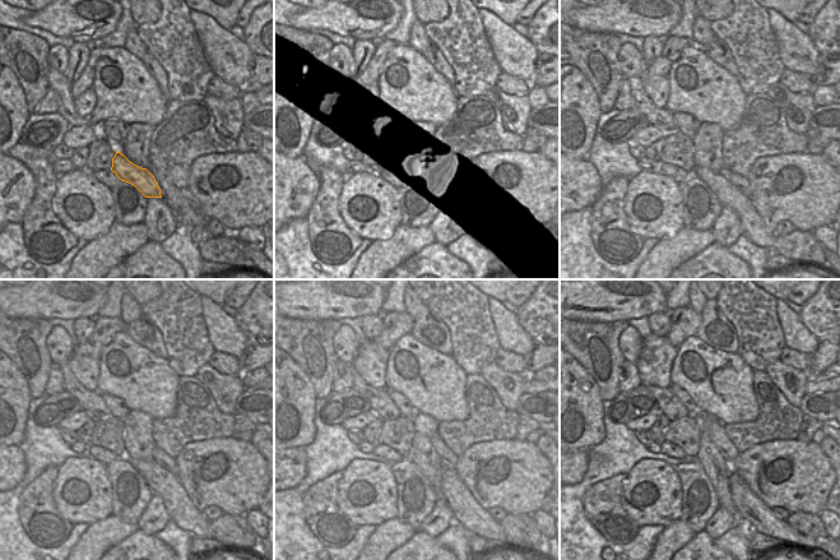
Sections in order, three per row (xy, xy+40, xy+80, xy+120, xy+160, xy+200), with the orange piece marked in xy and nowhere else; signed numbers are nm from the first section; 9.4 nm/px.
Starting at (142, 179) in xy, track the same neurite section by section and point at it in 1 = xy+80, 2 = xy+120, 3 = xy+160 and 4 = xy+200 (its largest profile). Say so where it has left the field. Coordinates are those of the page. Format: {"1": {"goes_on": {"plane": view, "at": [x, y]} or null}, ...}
{"1": {"goes_on": {"plane": "xy+80", "at": [729, 195]}}, "2": {"goes_on": {"plane": "xy+120", "at": [162, 482]}}, "3": {"goes_on": {"plane": "xy+160", "at": [465, 509]}}, "4": {"goes_on": {"plane": "xy+200", "at": [752, 509]}}}

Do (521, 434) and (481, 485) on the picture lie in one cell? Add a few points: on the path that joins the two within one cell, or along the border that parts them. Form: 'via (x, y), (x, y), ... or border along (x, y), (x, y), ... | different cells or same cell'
border along (515, 438), (525, 440) | different cells

